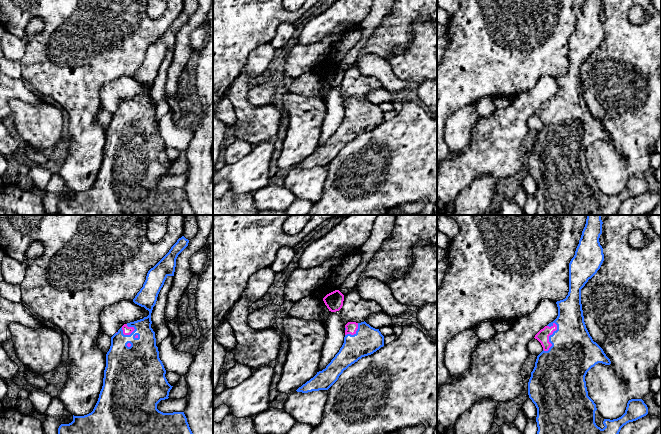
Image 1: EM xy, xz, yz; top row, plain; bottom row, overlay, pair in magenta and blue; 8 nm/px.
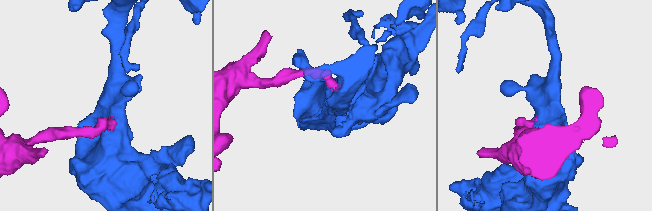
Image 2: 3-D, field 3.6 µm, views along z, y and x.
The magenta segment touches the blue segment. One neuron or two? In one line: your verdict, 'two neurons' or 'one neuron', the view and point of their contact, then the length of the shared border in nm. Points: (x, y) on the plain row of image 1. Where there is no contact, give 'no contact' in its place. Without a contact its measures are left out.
one neuron; contact yz (548, 114); length 260 nm

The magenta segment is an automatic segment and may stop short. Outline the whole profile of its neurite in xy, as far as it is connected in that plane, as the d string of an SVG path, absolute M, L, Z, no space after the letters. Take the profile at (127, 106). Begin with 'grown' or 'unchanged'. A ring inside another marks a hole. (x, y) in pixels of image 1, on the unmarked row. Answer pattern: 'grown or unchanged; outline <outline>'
grown; outline M184 12L179 14L177 16L177 18L171 23L169 28L153 44L151 44L148 47L146 56L143 60L143 63L137 69L137 71L133 75L133 78L141 83L144 83L146 86L148 86L149 91L147 93L144 93L143 95L124 100L111 113L111 122L110 122L109 127L106 130L106 143L104 146L103 162L102 162L98 177L97 177L93 187L84 192L74 192L73 191L73 197L71 199L61 200L58 204L58 214L57 215L196 215L189 203L189 200L187 198L187 194L186 194L184 188L163 189L157 185L157 180L161 176L165 176L165 175L169 174L168 173L169 168L173 162L171 162L168 159L168 157L165 153L166 146L164 144L162 137L159 134L159 127L158 127L158 123L156 122L155 108L151 104L151 100L152 100L151 89L152 89L153 83L156 80L158 70L159 70L161 64L163 63L166 54L168 52L174 52L175 43L176 43L176 35L177 35L178 31L188 22L188 19L189 19L189 16L186 15Z

